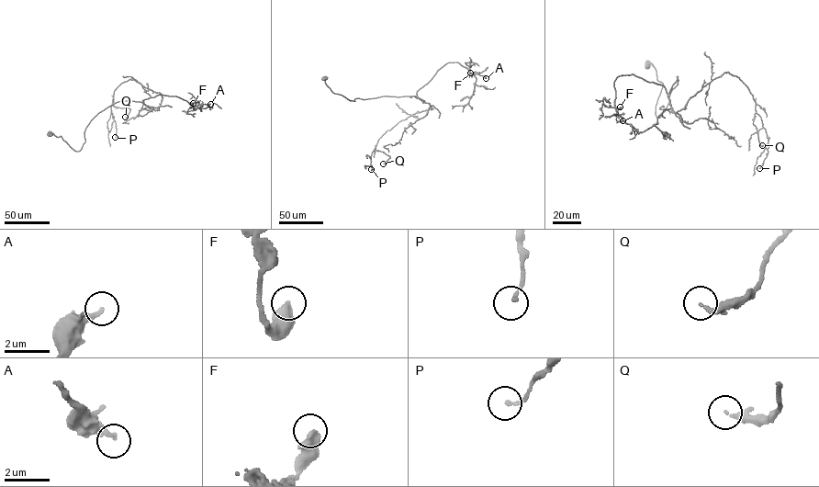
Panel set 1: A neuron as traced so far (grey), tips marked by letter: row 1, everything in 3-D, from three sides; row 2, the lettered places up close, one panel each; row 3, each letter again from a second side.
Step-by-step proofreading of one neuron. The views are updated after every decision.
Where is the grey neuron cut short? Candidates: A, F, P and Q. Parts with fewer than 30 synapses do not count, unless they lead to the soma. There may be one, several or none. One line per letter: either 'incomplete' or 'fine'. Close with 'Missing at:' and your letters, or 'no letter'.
A: fine
F: fine
P: fine
Q: fine
Missing at: no letter

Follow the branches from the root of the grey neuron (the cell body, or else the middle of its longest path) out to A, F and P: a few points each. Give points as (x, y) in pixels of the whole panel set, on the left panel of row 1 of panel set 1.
A: (50, 134), (77, 151), (90, 120), (117, 102), (144, 103), (160, 95), (195, 107), (210, 104)
F: (50, 134), (61, 136), (77, 151), (90, 120), (117, 102), (144, 103), (160, 95), (193, 103)
P: (50, 134), (79, 151), (98, 113), (121, 100), (156, 107), (161, 94), (132, 78), (117, 87), (115, 137)

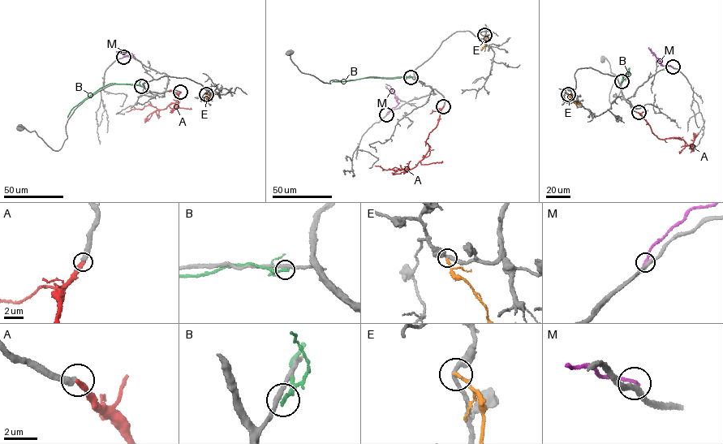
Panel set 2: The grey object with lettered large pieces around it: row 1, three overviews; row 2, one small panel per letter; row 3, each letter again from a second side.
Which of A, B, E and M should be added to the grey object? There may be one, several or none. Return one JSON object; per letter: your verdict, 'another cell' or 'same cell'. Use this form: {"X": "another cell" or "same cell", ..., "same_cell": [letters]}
{"A": "same cell", "B": "another cell", "E": "another cell", "M": "another cell", "same_cell": ["A"]}

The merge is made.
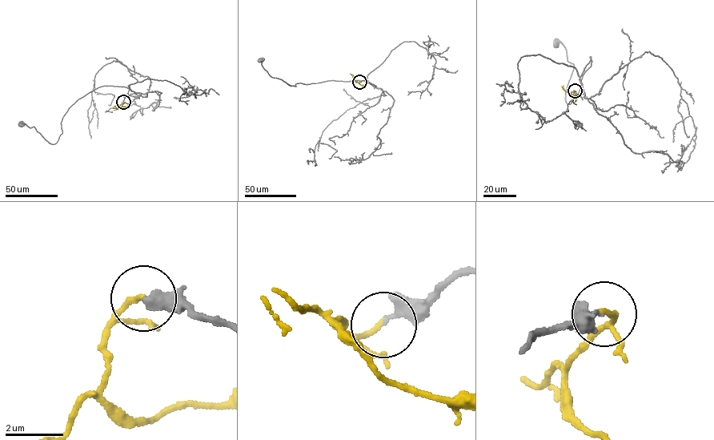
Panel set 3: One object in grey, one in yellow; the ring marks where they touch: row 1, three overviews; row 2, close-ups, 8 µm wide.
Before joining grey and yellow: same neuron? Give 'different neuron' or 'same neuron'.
same neuron

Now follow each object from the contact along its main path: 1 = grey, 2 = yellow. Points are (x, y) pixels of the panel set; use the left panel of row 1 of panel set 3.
1: (123, 102), (140, 94), (112, 86), (90, 92), (69, 108), (53, 144), (34, 127), (21, 124)
2: (123, 102), (120, 107), (112, 108)

